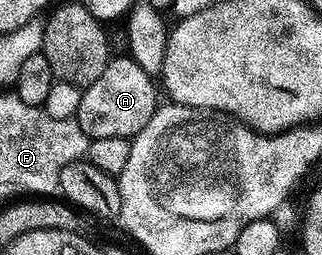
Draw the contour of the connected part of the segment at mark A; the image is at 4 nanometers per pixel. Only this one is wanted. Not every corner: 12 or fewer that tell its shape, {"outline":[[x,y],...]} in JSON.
{"outline":[[128,55],[82,91],[90,140],[135,137],[159,107]]}

